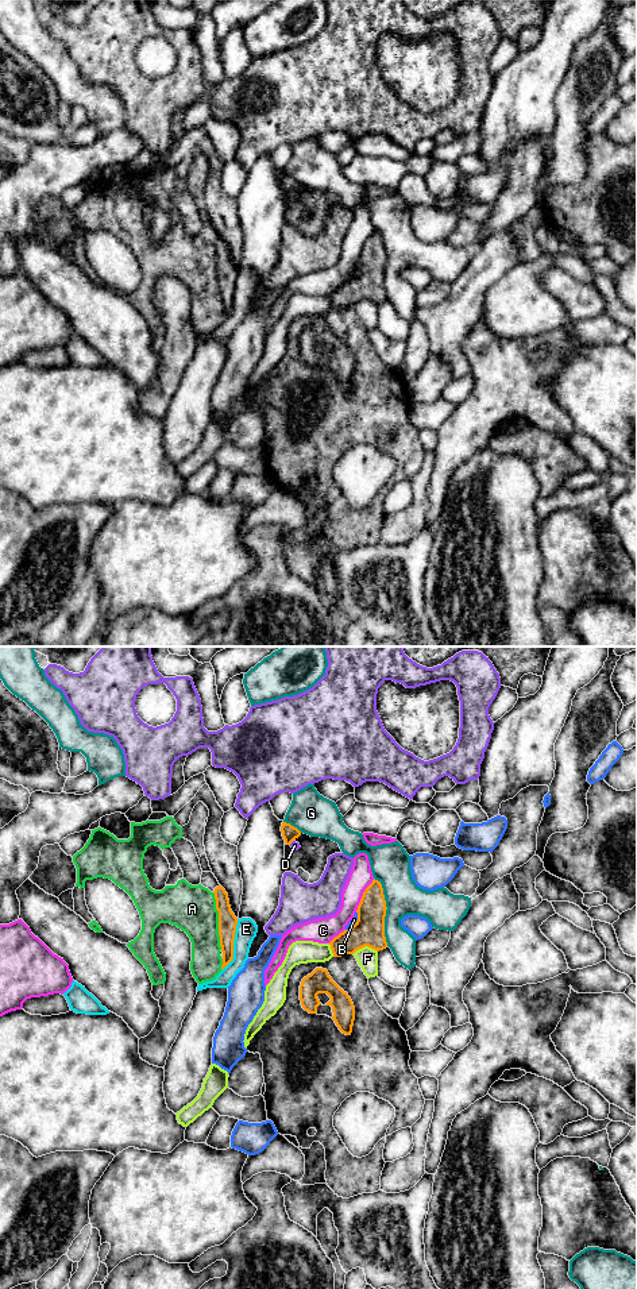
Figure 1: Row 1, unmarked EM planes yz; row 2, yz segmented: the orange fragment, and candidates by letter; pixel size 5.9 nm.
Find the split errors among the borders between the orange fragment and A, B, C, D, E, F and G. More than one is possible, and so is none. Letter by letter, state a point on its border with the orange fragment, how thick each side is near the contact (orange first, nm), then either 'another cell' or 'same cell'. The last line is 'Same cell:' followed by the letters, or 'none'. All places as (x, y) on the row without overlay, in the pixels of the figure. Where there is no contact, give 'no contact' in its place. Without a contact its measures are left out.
A: meets orange in yz at (219, 273); 110 nm thick on the orange side, 280 nm on the other; same cell
B: meets orange in yz at (356, 274); 190 nm thick on the orange side, 40 nm on the other; another cell
C: meets orange in yz at (363, 247); 190 nm thick on the orange side, 140 nm on the other; another cell
D: meets orange in yz at (290, 195); 90 nm thick on the orange side, 50 nm on the other; another cell
E: meets orange in yz at (232, 297); 110 nm thick on the orange side, 130 nm on the other; another cell
F: meets orange in yz at (365, 297); 190 nm thick on the orange side, 130 nm on the other; another cell
G: meets orange in yz at (385, 263); 190 nm thick on the orange side, 220 nm on the other; another cell
Same cell: A

